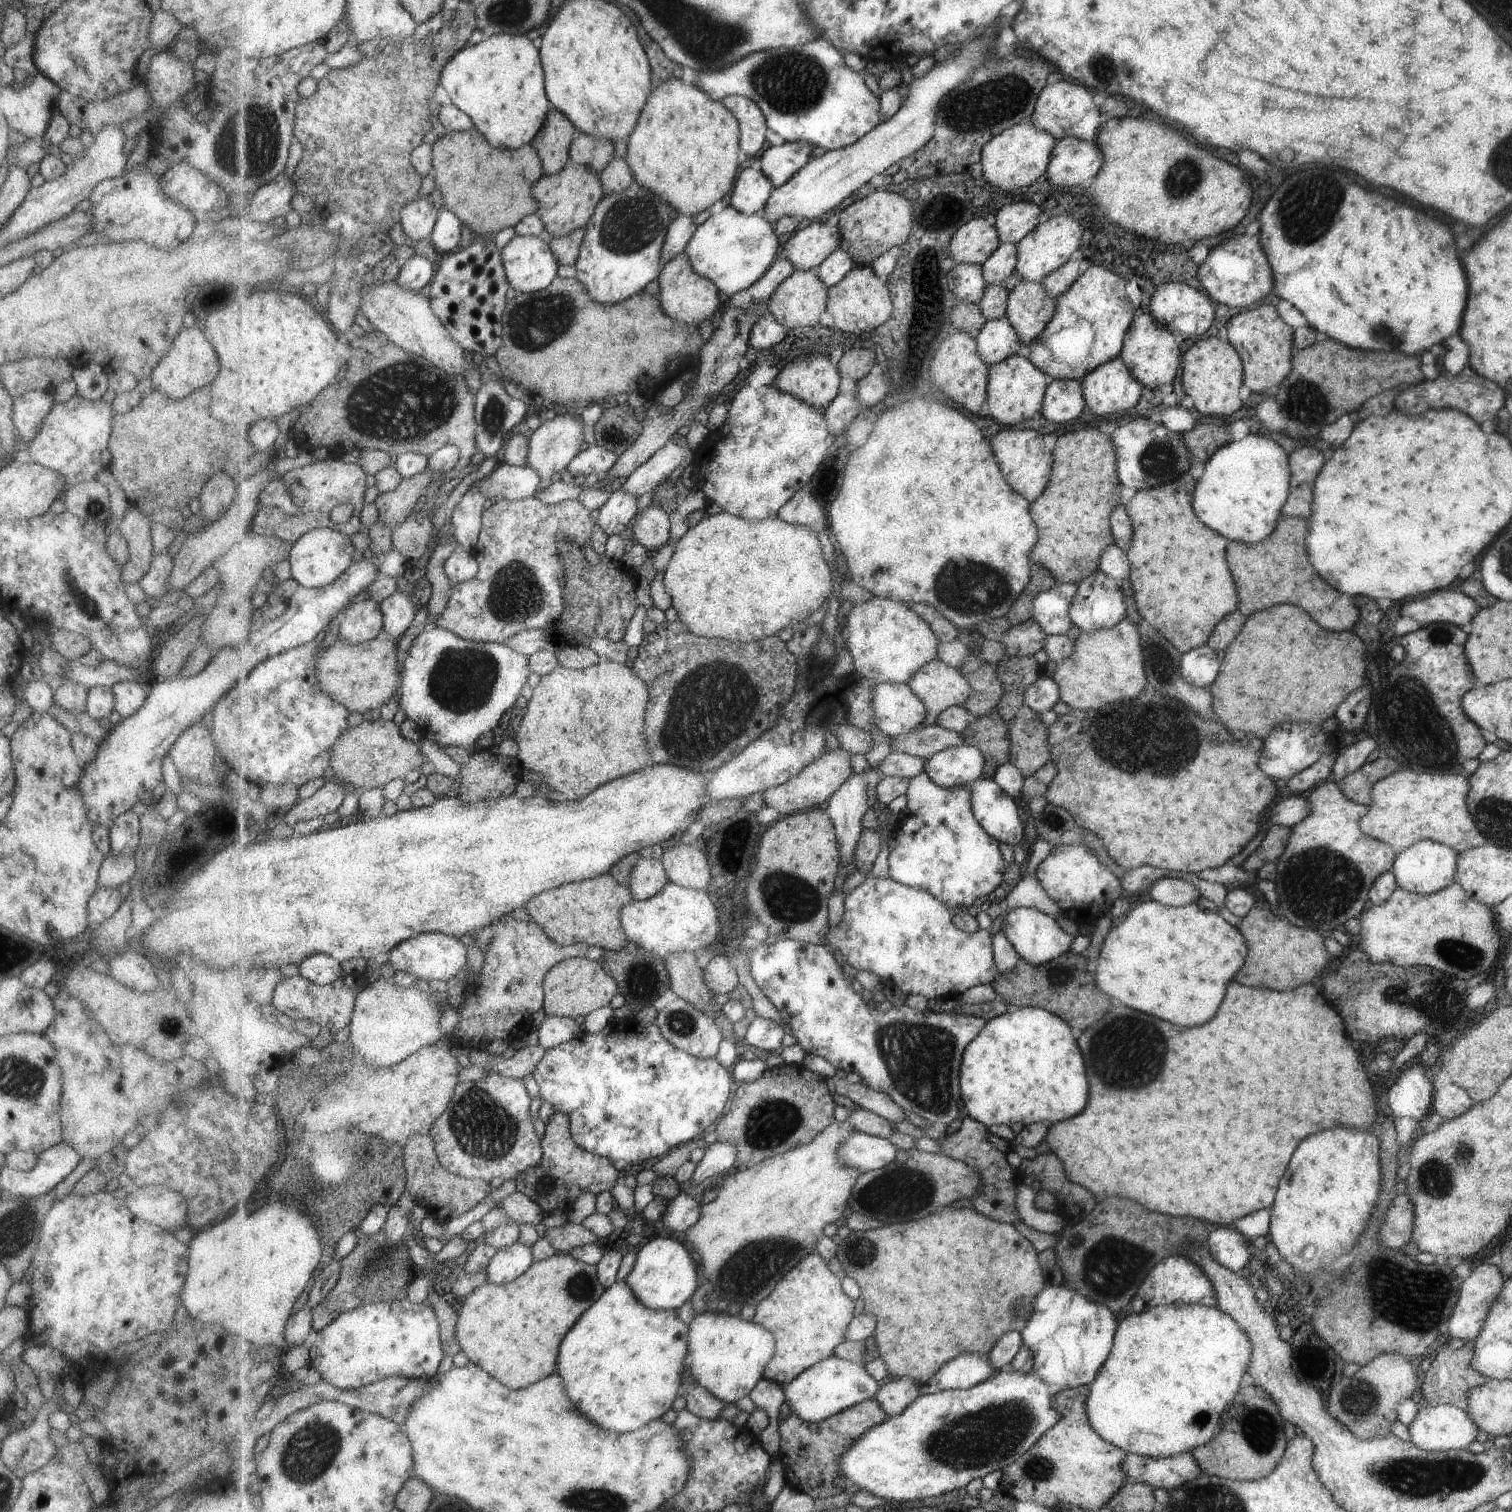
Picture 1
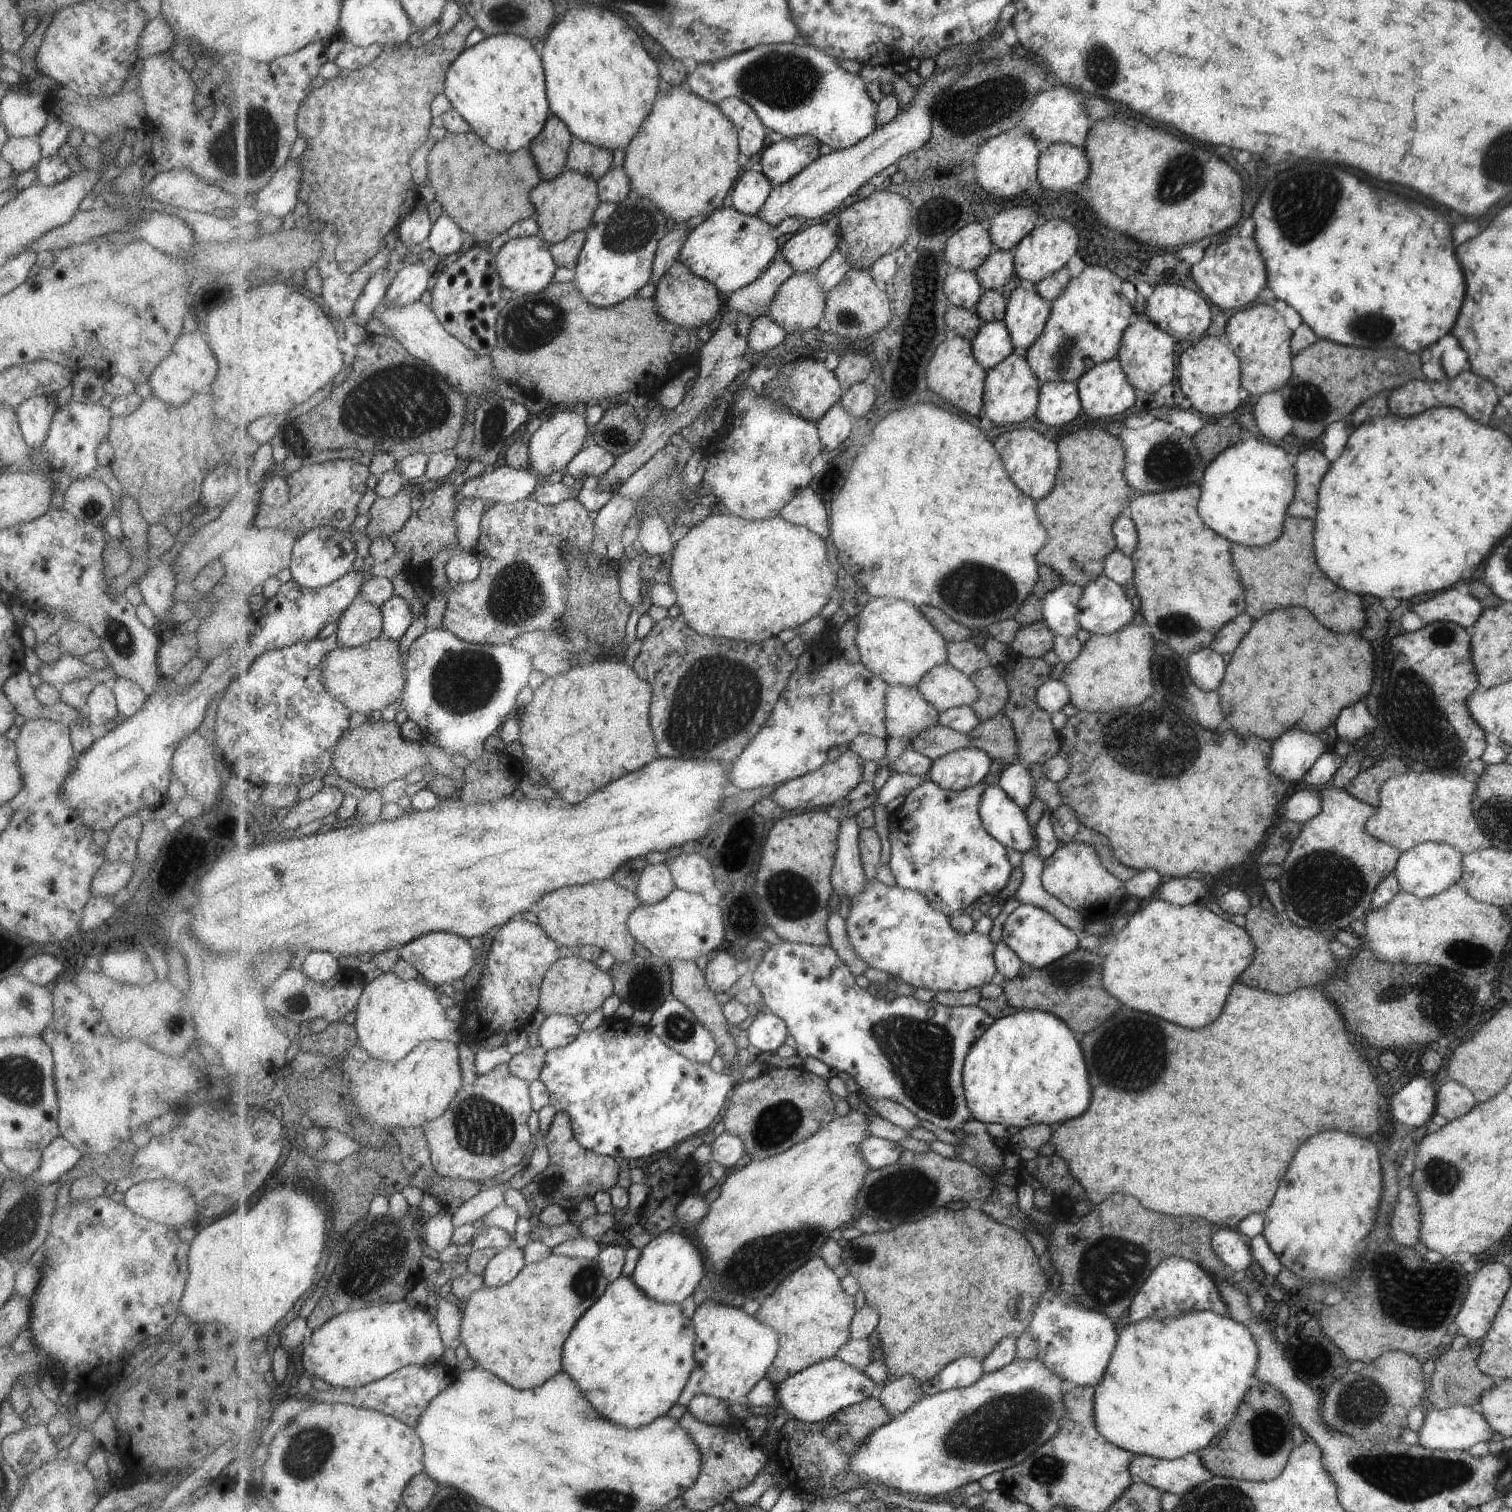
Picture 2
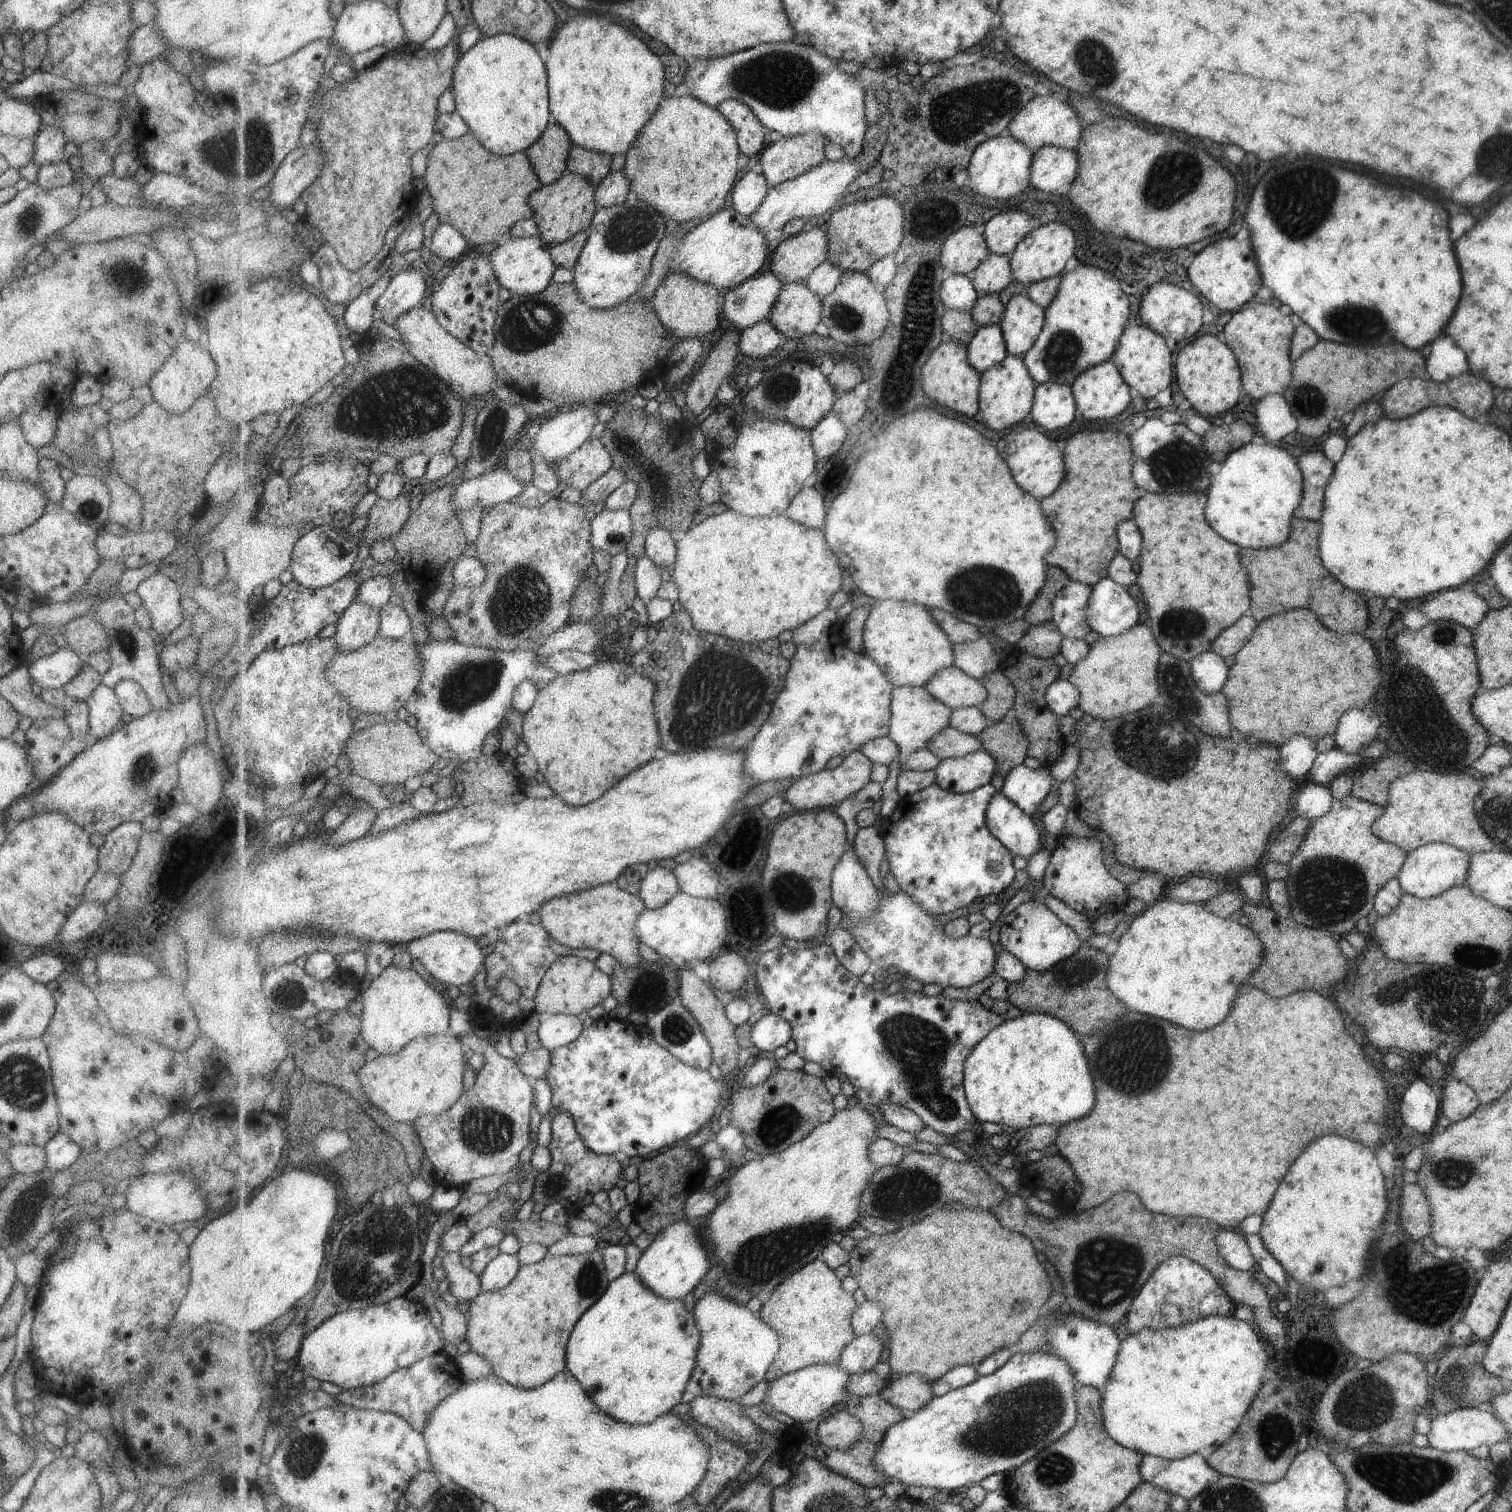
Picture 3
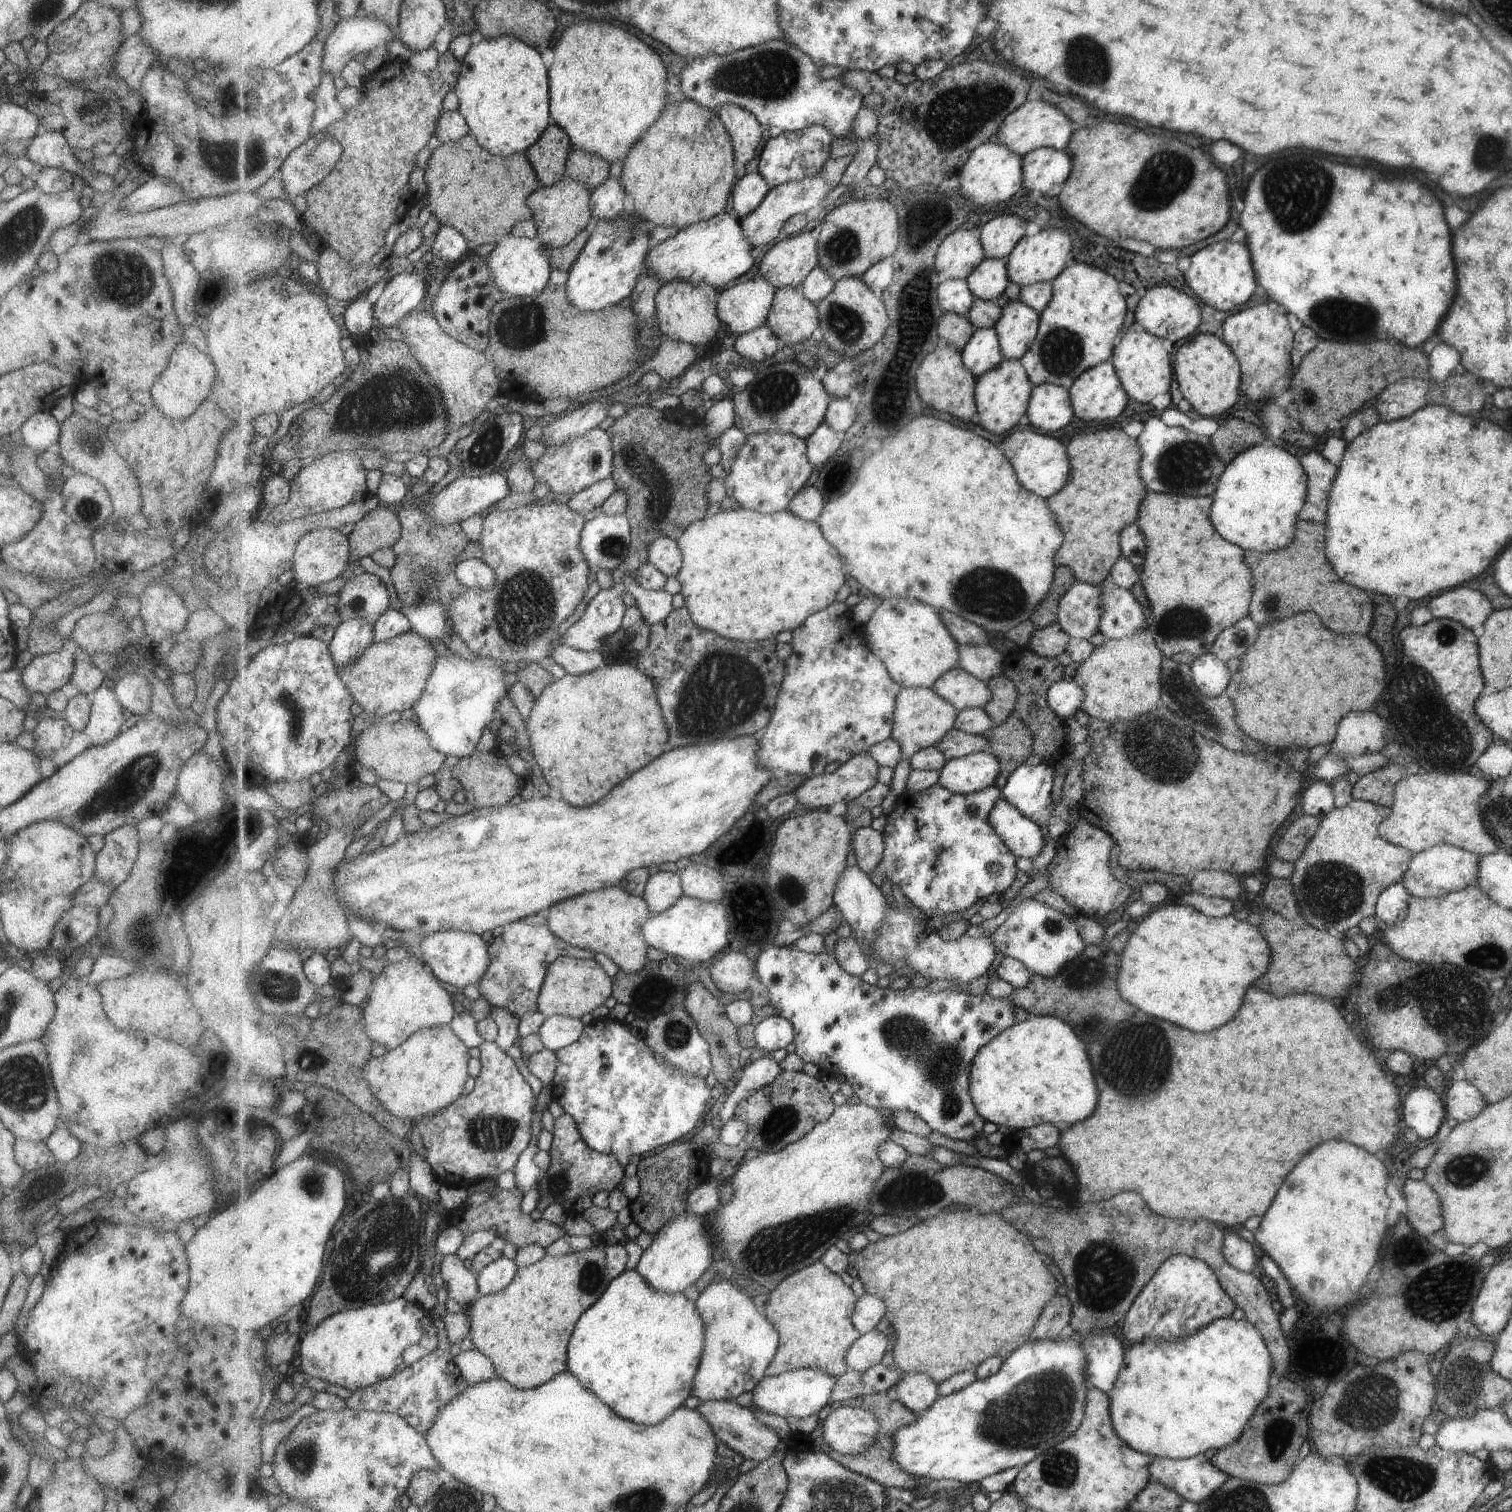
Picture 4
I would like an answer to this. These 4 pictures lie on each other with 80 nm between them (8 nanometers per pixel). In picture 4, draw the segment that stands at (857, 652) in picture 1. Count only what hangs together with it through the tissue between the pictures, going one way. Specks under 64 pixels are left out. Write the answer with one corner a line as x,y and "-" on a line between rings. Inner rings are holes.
886,598
878,601
875,612
864,626
872,651
886,664
893,680
902,687
933,688
942,674
960,666
960,644
942,619
941,612
917,598

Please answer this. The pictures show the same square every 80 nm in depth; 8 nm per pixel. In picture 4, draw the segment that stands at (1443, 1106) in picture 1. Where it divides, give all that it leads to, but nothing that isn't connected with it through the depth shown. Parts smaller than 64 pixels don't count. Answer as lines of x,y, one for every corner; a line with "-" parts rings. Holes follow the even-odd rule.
1465,1079
1449,1082
1444,1097
1446,1113
1457,1122
1475,1118
1487,1104
1477,1087

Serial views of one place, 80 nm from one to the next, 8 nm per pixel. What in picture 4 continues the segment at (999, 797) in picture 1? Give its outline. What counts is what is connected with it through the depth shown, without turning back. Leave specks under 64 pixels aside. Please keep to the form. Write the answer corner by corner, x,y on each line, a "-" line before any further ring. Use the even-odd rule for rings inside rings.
1007,799
997,801
990,812
990,822
1017,858
1035,861
1041,856
1044,850
1042,828

